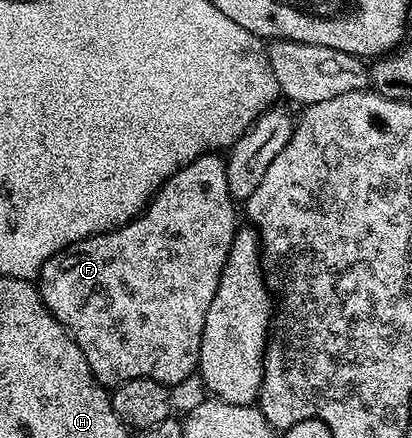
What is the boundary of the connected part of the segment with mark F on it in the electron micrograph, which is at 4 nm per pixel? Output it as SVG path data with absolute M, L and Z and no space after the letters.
M219 153L193 159L158 189L146 209L132 221L109 233L81 239L43 264L37 278L41 299L81 347L100 385L114 387L129 379L153 379L176 387L196 376L205 315L209 315L213 295L217 295L217 283L237 228L237 205L229 195L226 166Z

